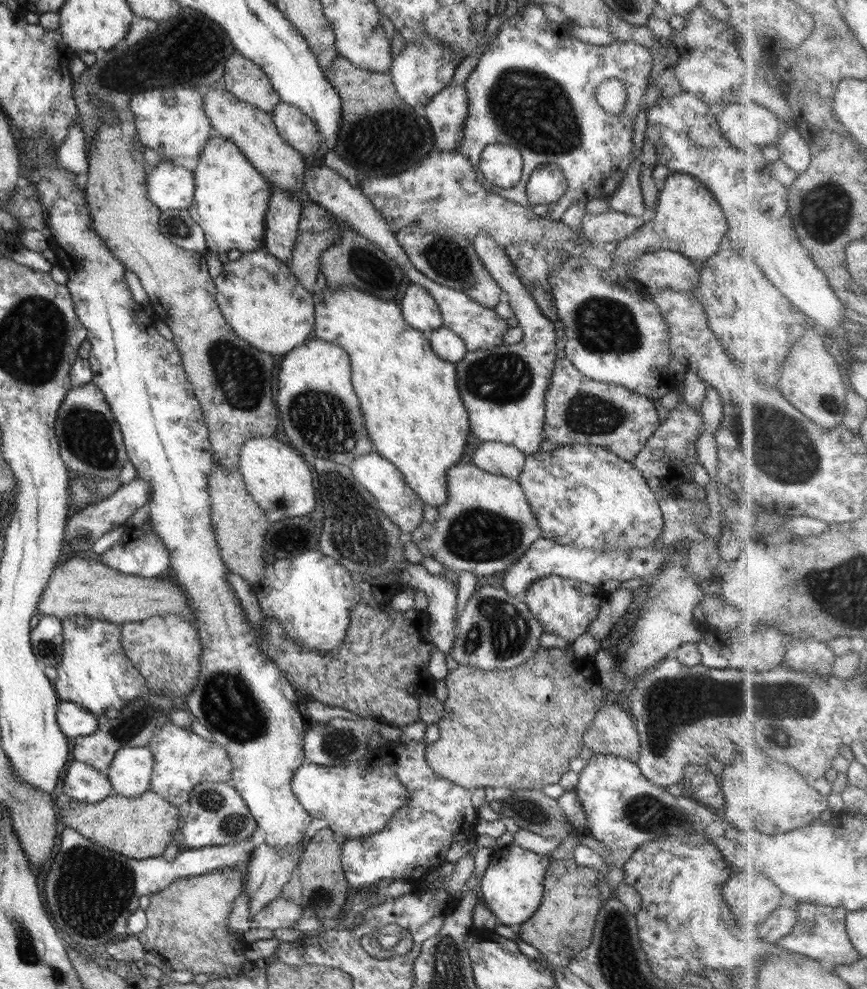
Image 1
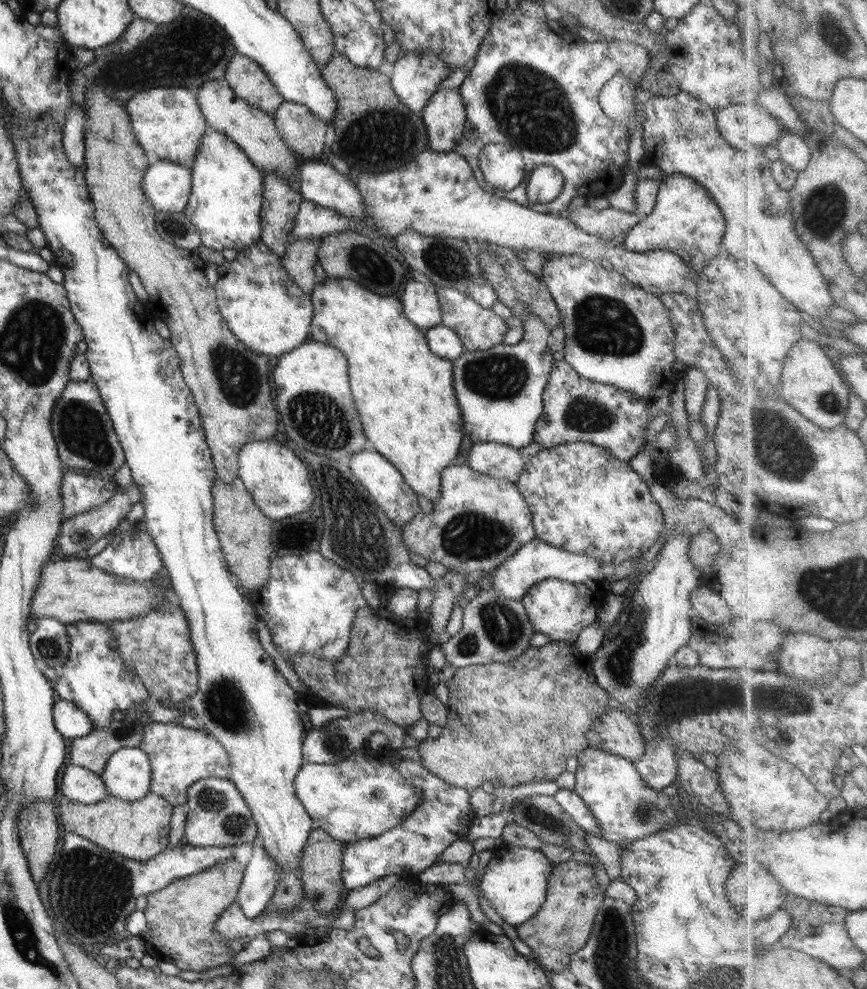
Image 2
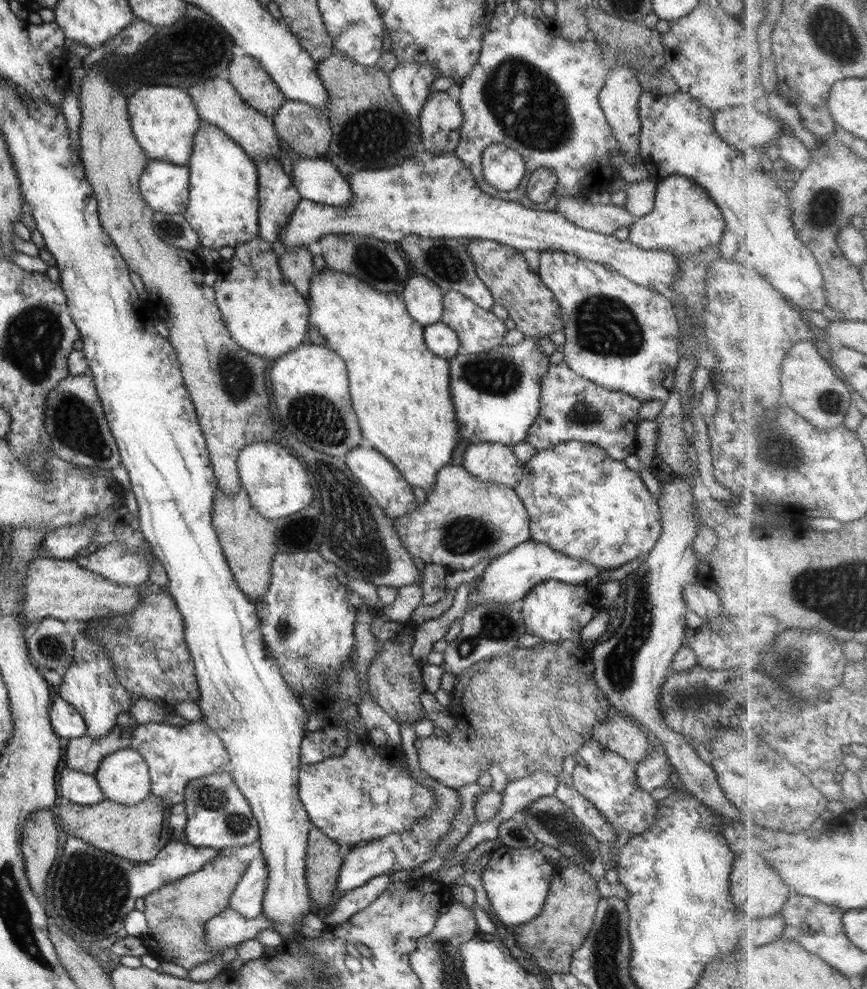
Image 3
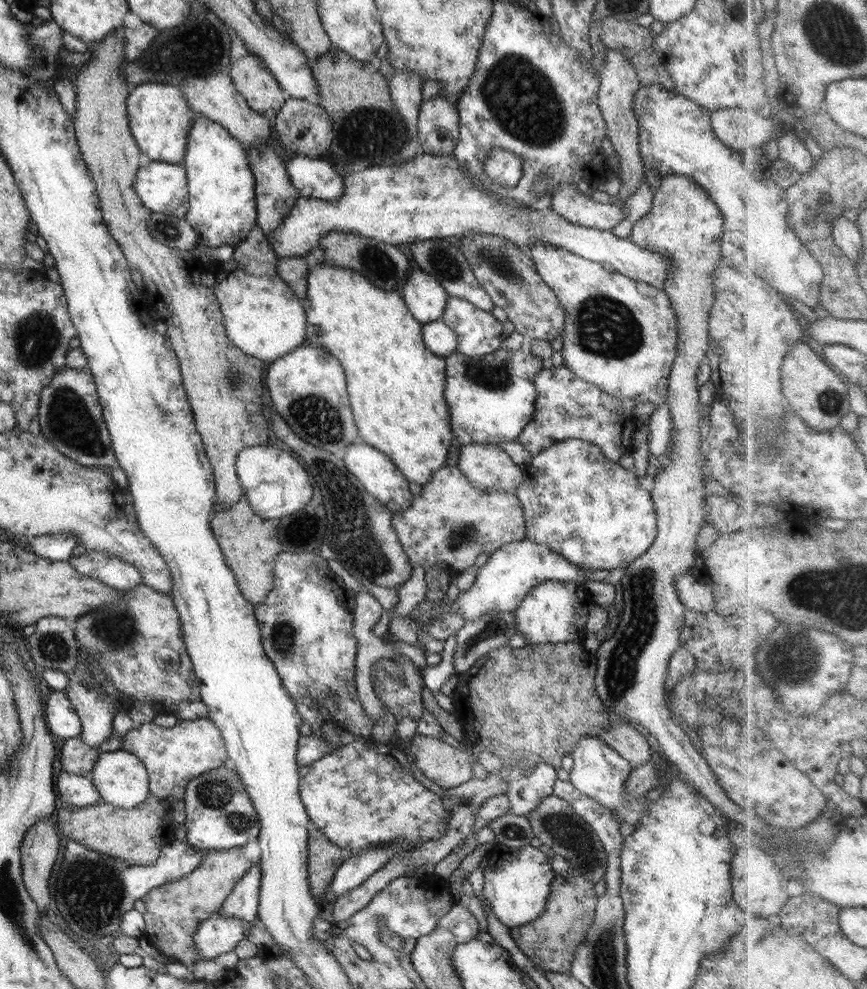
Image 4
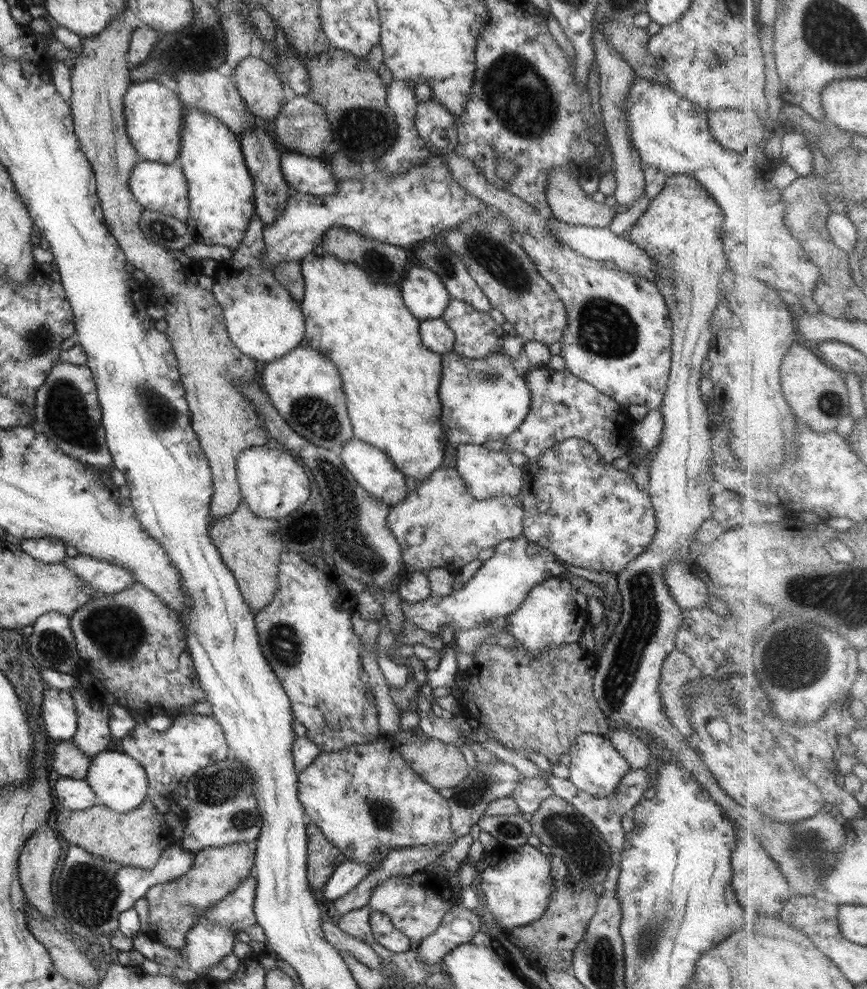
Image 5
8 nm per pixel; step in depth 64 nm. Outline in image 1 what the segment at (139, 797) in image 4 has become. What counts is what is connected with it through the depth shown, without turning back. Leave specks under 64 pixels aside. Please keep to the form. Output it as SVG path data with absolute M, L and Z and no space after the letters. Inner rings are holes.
M148 746L124 747L116 752L108 768L108 781L124 798L138 797L150 789L154 755Z

